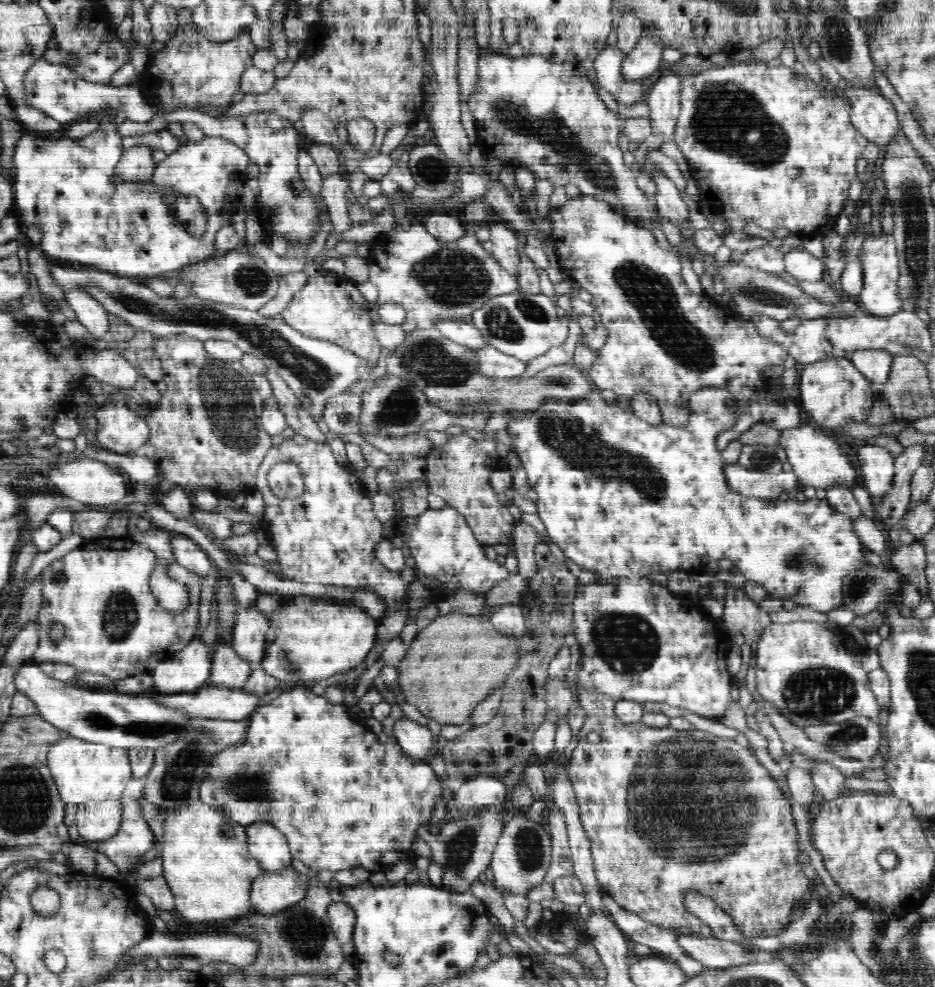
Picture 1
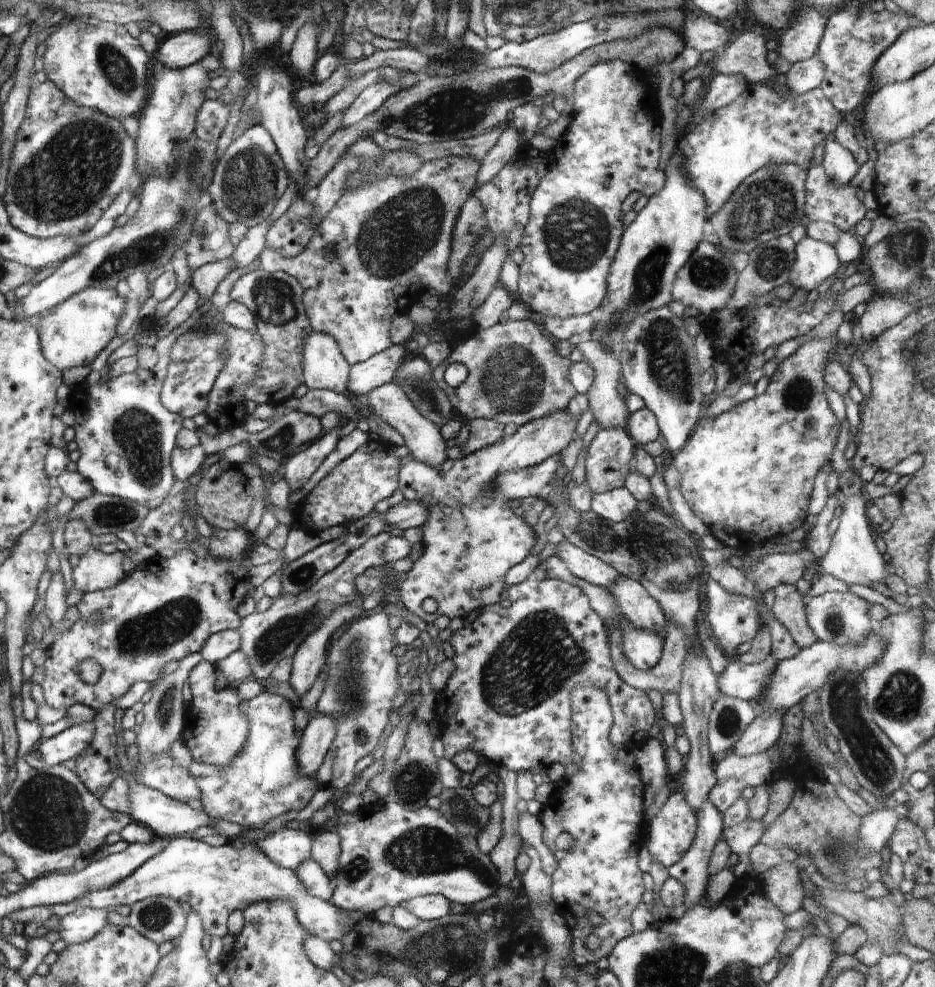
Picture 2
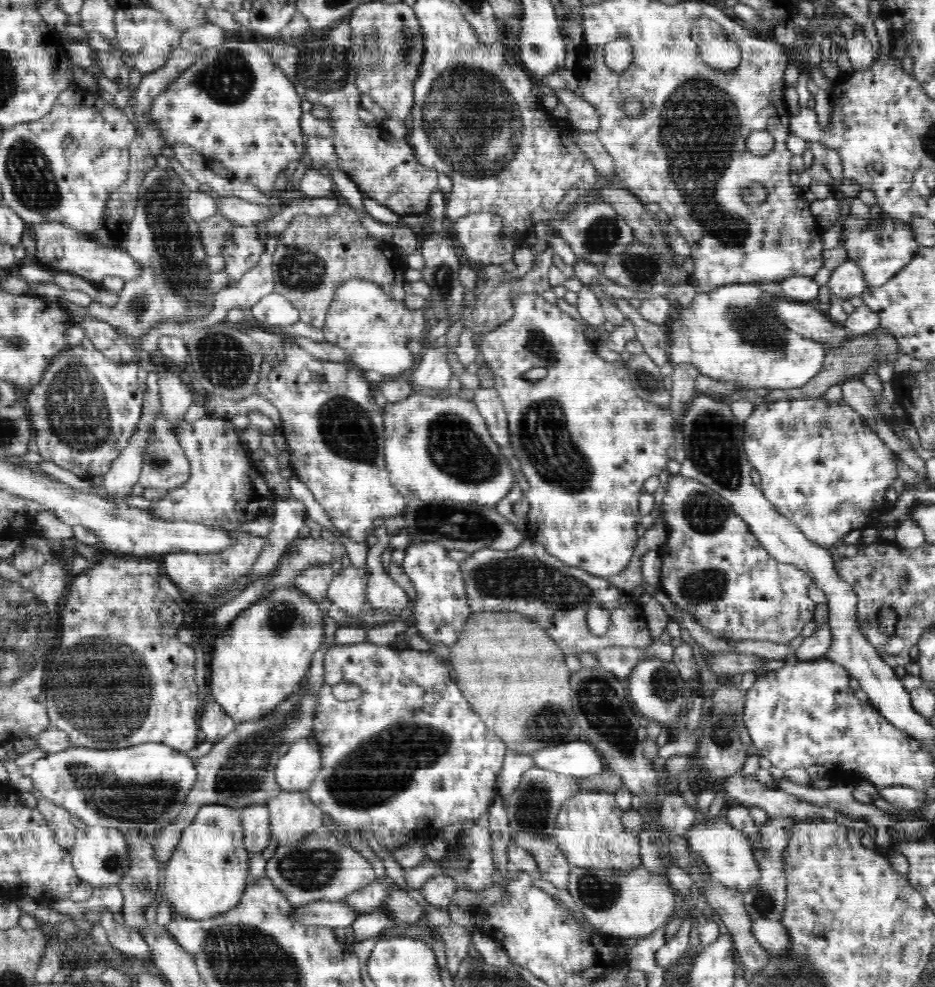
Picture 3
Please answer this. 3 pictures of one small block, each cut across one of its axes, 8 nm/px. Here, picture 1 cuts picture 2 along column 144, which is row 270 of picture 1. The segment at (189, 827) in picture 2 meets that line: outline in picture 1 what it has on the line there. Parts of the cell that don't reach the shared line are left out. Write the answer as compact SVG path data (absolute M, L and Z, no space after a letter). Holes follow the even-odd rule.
M805 249L794 250L785 254L785 271L800 281L820 282L824 280L826 266Z

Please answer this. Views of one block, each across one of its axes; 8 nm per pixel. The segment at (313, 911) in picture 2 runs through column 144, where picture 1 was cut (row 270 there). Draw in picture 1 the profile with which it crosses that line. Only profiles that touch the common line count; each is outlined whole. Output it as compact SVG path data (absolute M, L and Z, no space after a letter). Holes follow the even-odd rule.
M881 233L880 236L868 236L862 249L858 252L863 274L863 289L860 291L860 305L865 314L890 317L903 307L898 296L899 261L893 233Z

